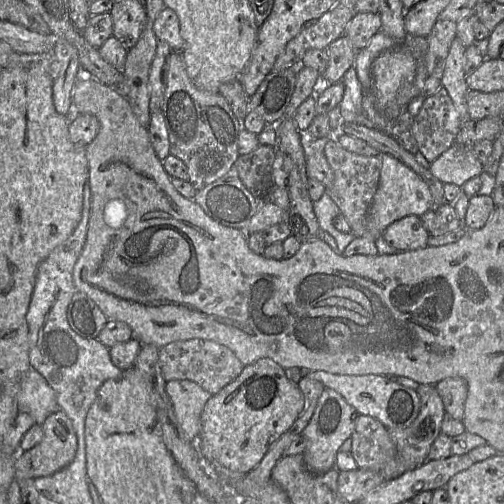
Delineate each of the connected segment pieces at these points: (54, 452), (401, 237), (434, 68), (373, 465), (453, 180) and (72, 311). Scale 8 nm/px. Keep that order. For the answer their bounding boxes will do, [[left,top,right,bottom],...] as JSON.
[[14,410,77,480],[382,215,429,251],[425,19,457,78],[350,414,412,481],[429,144,483,187],[67,290,108,339]]

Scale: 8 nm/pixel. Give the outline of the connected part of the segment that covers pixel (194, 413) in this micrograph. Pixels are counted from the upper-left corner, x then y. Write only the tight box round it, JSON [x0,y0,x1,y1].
[165,380,211,443]

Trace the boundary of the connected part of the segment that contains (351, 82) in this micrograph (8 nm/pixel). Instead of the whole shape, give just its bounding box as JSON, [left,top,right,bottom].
[339,66,374,127]

